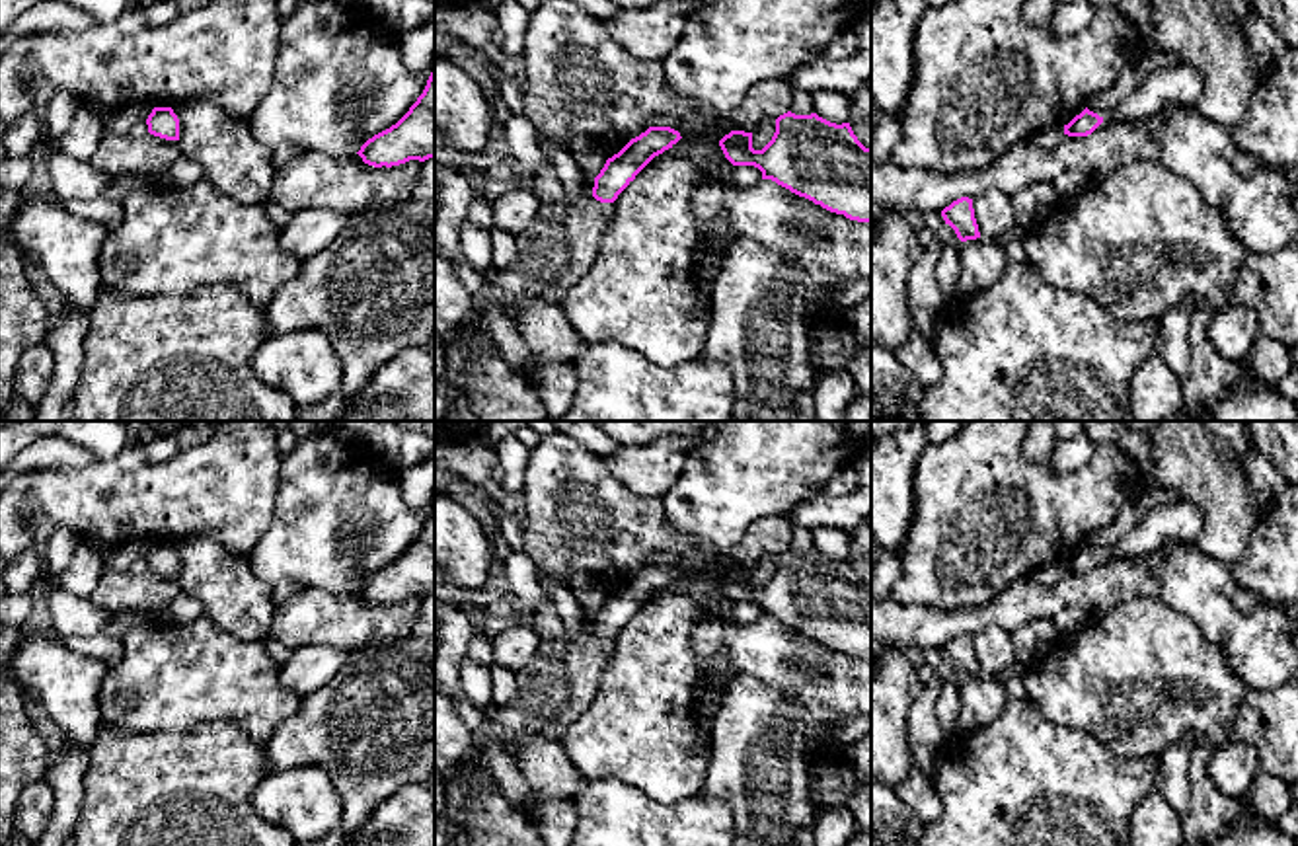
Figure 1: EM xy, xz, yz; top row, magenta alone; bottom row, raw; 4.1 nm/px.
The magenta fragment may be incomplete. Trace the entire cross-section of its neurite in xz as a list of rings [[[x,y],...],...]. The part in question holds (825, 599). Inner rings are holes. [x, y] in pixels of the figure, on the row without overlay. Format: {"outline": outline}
{"outline": [[[787,548],[776,556],[776,569],[762,587],[752,585],[752,569],[744,567],[731,567],[719,583],[733,602],[754,602],[762,616],[772,616],[830,649],[871,659],[871,585],[858,577],[850,559],[836,561],[817,550]]]}

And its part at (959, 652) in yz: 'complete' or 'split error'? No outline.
complete

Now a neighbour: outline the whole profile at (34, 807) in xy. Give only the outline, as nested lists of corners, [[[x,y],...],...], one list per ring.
[[[45,782],[27,786],[16,801],[16,832],[37,846],[51,823],[53,809],[55,793]]]

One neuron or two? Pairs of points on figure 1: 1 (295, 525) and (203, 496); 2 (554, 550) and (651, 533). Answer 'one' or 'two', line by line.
1: two
2: one

